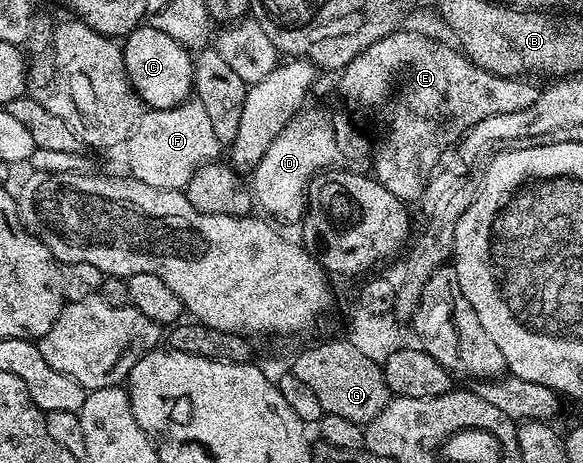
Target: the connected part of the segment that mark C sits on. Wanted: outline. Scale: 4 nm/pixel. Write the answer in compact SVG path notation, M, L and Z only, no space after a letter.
M147 24L135 27L132 32L125 35L121 55L131 84L148 109L175 108L194 93L194 55L175 40L171 40L171 36L159 32L159 28L151 28Z

